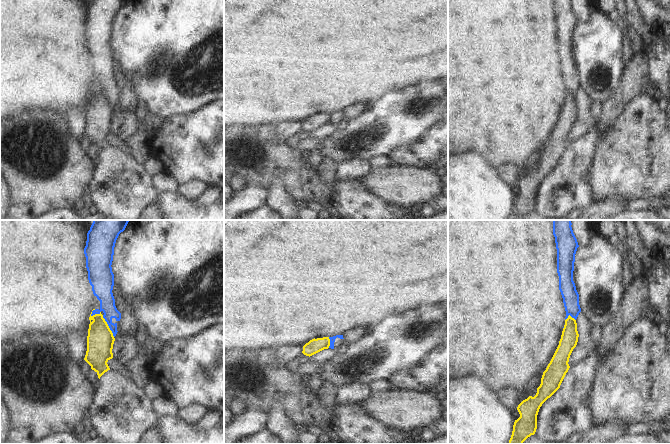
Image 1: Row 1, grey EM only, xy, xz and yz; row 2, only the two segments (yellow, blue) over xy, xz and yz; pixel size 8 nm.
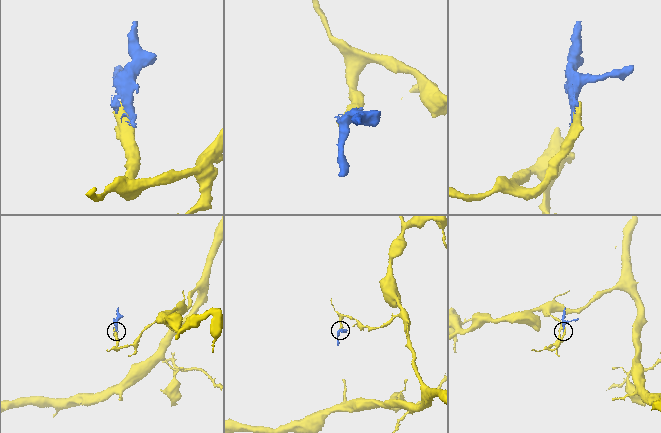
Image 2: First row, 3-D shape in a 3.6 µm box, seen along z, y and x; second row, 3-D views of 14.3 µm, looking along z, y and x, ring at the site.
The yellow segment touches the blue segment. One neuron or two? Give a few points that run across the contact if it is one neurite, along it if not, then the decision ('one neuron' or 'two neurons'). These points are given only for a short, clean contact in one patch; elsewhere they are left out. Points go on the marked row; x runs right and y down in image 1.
xy (102, 315), (114, 336) | two neurons

